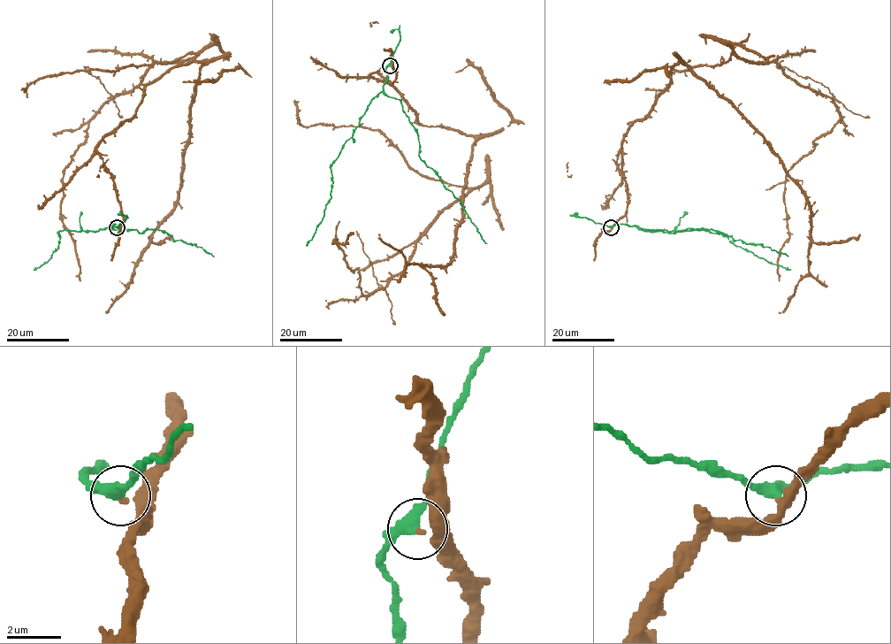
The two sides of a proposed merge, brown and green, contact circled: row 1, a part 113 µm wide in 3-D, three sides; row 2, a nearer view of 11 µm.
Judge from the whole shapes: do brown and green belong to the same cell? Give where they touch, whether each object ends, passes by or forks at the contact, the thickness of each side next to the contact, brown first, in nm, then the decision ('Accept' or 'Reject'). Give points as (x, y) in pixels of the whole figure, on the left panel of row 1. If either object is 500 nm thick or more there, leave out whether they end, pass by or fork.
Place: (117, 227). At the ring brown ends. At the ring green passes by. Thickness 260 nm (brown) against 380 nm. Accept

